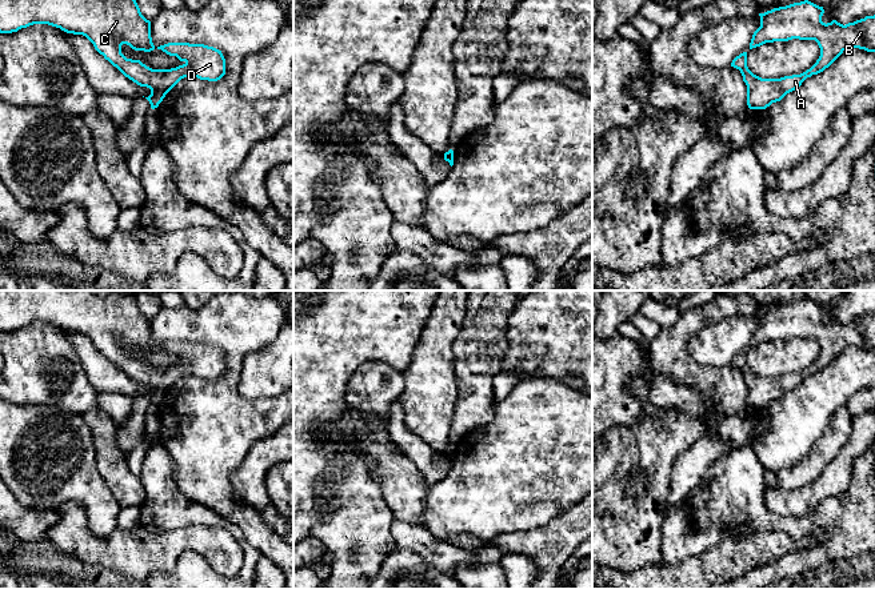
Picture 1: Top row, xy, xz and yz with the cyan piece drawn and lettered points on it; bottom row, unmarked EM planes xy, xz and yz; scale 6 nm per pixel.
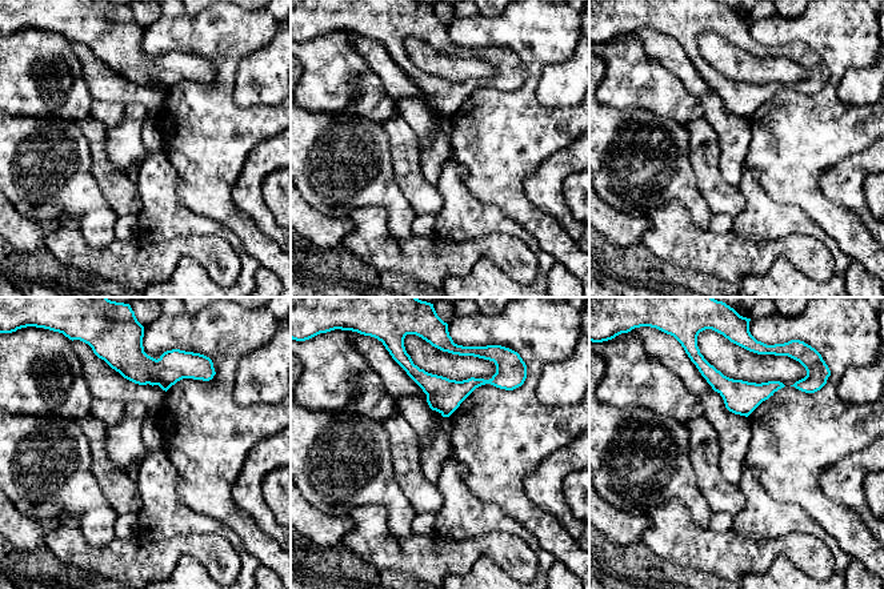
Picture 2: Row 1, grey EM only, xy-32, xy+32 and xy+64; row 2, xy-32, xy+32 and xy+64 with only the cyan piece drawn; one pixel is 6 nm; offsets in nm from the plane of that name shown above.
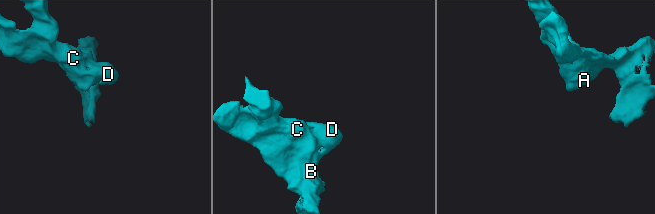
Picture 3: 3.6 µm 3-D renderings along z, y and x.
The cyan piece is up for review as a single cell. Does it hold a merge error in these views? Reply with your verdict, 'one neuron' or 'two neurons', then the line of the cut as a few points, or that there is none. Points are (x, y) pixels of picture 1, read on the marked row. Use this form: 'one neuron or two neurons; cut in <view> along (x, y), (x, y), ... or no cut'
one neuron; no cut

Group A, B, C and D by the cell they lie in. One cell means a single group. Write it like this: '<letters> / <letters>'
A B C D

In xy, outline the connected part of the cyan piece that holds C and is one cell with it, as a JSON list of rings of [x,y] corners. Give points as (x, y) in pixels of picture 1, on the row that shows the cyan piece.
[[[0,0],[0,33],[17,32],[33,24],[48,24],[67,33],[85,36],[125,77],[151,89],[151,95],[145,99],[152,109],[157,108],[165,95],[184,77],[217,81],[225,75],[225,59],[221,51],[204,44],[168,43],[157,47],[184,63],[171,69],[152,69],[140,60],[127,59],[121,53],[123,44],[144,52],[156,48],[151,37],[151,21],[141,15],[136,0]]]

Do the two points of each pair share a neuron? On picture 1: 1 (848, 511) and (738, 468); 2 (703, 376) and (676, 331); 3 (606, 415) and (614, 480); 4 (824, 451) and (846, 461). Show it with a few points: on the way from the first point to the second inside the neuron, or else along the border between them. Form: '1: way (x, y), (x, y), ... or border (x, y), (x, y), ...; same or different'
1: way (815, 524), (791, 525), (770, 521), (750, 501); same
2: way (691, 368), (676, 353), (676, 343); same
3: border (638, 419), (632, 427), (612, 427), (606, 433); different
4: border (851, 428), (847, 443), (815, 479); different

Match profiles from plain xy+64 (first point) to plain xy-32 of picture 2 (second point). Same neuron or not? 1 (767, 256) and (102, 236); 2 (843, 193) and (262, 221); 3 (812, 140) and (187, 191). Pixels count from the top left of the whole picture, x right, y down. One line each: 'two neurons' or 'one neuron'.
1: two neurons
2: one neuron
3: one neuron

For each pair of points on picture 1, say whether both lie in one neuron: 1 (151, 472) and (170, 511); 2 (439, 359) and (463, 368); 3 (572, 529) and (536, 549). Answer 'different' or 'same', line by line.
1: same
2: different
3: same

